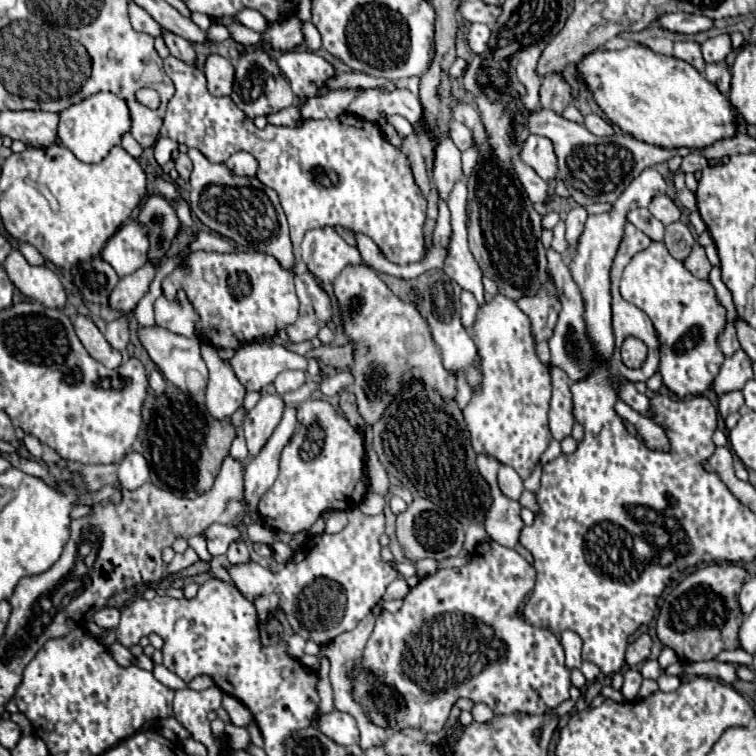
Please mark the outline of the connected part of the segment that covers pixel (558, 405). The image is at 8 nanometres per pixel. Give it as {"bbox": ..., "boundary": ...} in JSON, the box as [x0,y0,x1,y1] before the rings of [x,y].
{"bbox":[549,366,575,440],"boundary":[[[551,366],[551,378],[553,378],[553,396],[549,402],[549,428],[555,440],[563,440],[571,436],[571,428],[575,424],[573,416],[573,400],[571,400],[571,380],[569,376],[557,368]]]}

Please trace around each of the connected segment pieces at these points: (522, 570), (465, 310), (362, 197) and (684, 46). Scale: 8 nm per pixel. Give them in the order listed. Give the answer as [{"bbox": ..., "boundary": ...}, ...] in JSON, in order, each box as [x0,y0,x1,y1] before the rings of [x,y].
[{"bbox":[361,540,571,734],"boundary":[[[485,540],[477,546],[469,564],[461,568],[441,568],[433,576],[421,578],[417,586],[409,588],[397,612],[383,610],[377,616],[361,664],[399,696],[399,710],[395,708],[395,712],[387,716],[387,720],[391,720],[391,730],[401,732],[411,728],[423,734],[439,732],[447,724],[449,712],[459,698],[487,704],[495,714],[545,714],[563,700],[569,700],[571,682],[561,642],[549,630],[529,626],[519,614],[533,584],[535,568],[527,564],[523,556],[513,548],[503,548],[493,540]]]},{"bbox":[461,290,479,328],"boundary":[[[463,290],[463,294],[461,294],[461,304],[463,304],[461,306],[461,322],[465,328],[471,328],[479,304],[477,304],[475,296],[471,296],[471,292],[467,292],[467,290]]]},{"bbox":[161,56,425,264],"boundary":[[[167,56],[163,60],[163,68],[167,76],[175,84],[175,94],[169,100],[167,114],[161,126],[161,136],[171,138],[179,144],[187,144],[189,148],[197,148],[211,162],[225,162],[233,152],[245,150],[253,154],[259,162],[259,180],[273,188],[279,194],[279,202],[285,210],[289,222],[289,234],[295,252],[299,254],[301,240],[307,230],[321,226],[345,226],[353,232],[361,232],[381,248],[387,260],[395,264],[411,264],[421,262],[425,254],[423,246],[423,224],[425,224],[425,200],[415,186],[413,172],[409,160],[399,148],[393,148],[375,122],[359,120],[359,116],[351,116],[349,112],[341,114],[335,120],[303,120],[299,126],[273,126],[267,124],[263,130],[255,128],[253,120],[241,112],[229,96],[217,98],[211,96],[205,86],[205,74],[201,68],[191,66],[175,56]]]},{"bbox":[673,42,705,74],"boundary":[[[677,42],[673,56],[679,58],[679,60],[685,60],[687,64],[691,64],[701,74],[705,72],[705,60],[701,56],[701,48],[699,48],[697,42]]]}]

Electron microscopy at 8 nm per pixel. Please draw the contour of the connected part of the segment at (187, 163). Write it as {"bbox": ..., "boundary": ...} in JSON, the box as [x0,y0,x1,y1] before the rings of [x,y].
{"bbox":[175,154,193,180],"boundary":[[[179,154],[179,158],[175,160],[175,168],[177,168],[177,172],[179,172],[179,176],[181,176],[183,180],[189,180],[193,164],[191,164],[191,160],[189,160],[187,154]]]}

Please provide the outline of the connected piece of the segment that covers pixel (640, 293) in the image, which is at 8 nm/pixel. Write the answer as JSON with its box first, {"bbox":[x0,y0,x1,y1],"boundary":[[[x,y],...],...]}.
{"bbox":[621,242,727,398],"boundary":[[[651,242],[645,250],[637,252],[631,262],[625,266],[621,276],[621,296],[641,308],[653,322],[657,336],[659,336],[659,350],[661,350],[661,364],[659,372],[663,376],[663,384],[679,398],[685,396],[699,396],[713,384],[719,366],[723,364],[723,354],[717,344],[717,336],[723,332],[727,324],[727,312],[723,312],[723,304],[719,304],[715,290],[711,288],[709,280],[699,280],[687,272],[683,262],[675,260],[663,242]]]}

